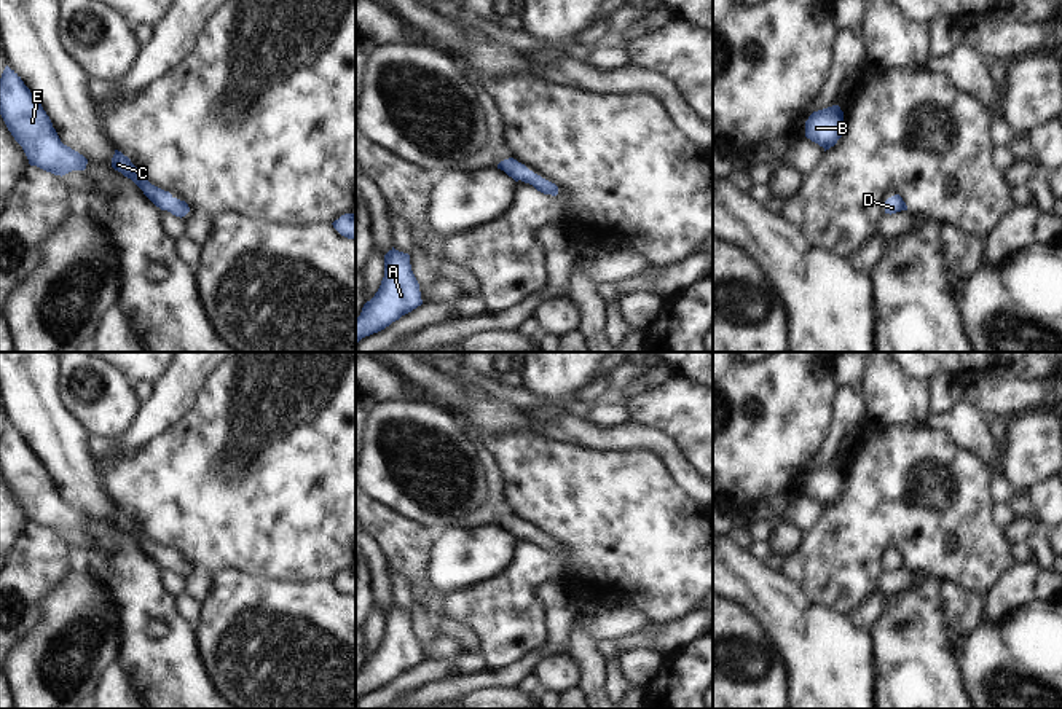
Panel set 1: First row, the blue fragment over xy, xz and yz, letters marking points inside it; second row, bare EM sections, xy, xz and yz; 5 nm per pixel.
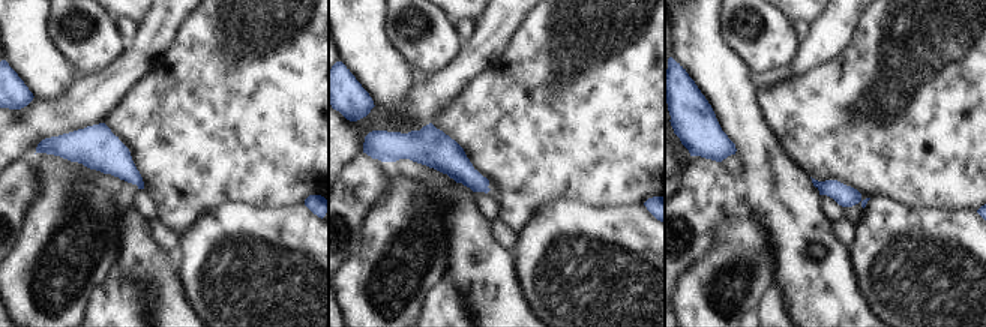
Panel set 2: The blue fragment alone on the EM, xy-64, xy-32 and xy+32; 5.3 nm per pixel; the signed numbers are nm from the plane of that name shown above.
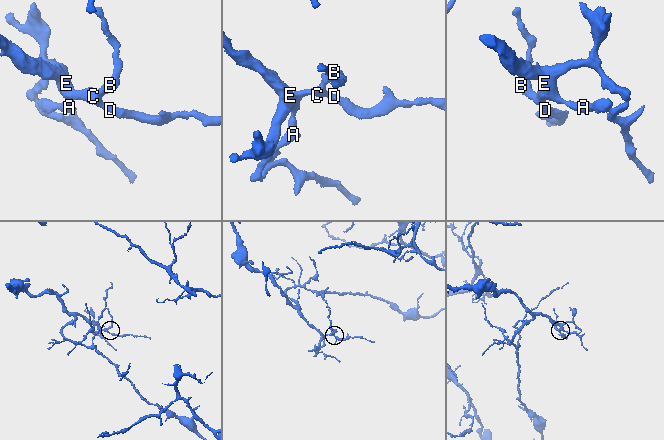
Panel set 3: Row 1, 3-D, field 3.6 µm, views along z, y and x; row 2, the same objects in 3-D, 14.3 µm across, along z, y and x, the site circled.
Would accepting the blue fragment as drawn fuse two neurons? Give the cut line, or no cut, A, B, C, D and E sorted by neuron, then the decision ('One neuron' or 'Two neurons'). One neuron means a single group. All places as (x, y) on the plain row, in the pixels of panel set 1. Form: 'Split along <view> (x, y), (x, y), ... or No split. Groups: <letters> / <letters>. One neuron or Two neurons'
No split. Groups: A B C D E. One neuron.

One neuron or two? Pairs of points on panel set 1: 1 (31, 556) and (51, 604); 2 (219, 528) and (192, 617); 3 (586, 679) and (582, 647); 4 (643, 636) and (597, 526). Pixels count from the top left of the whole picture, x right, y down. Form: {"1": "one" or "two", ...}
{"1": "two", "2": "two", "3": "one", "4": "two"}

